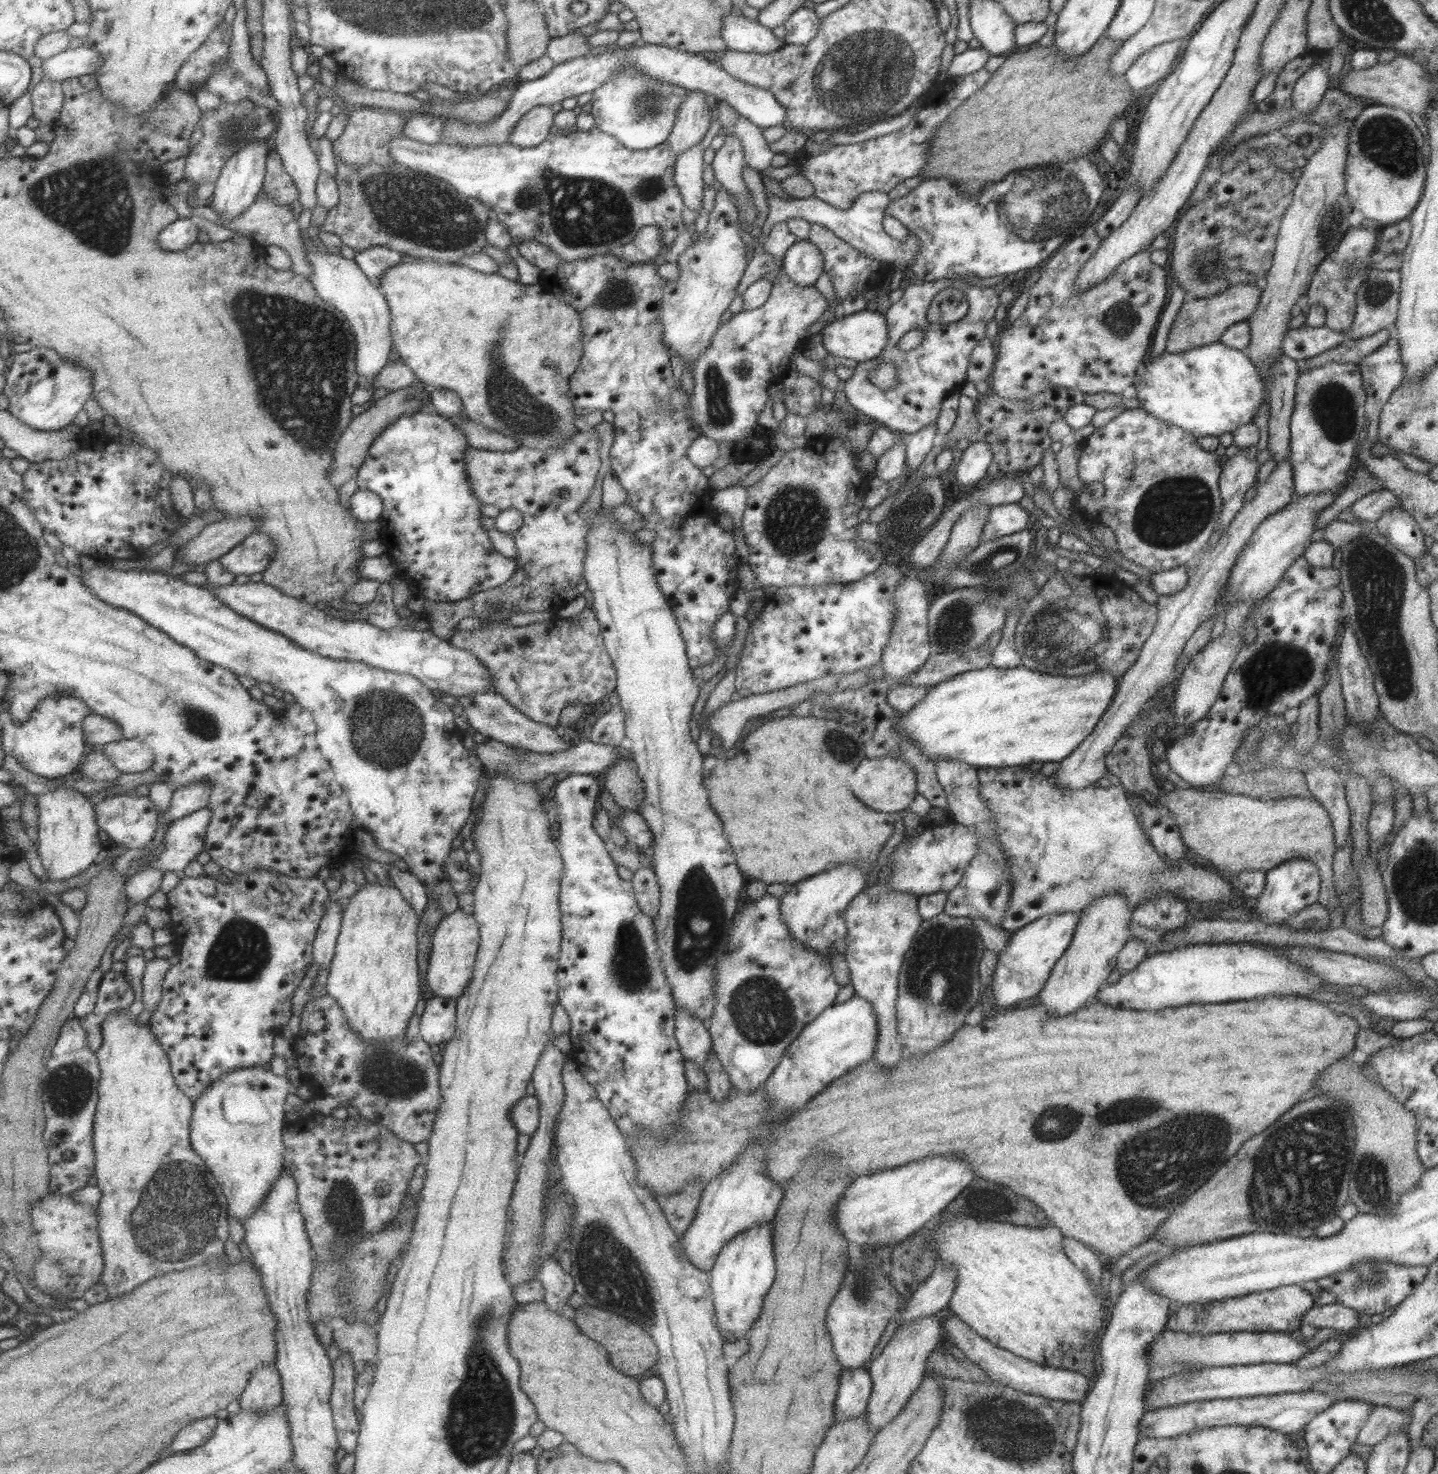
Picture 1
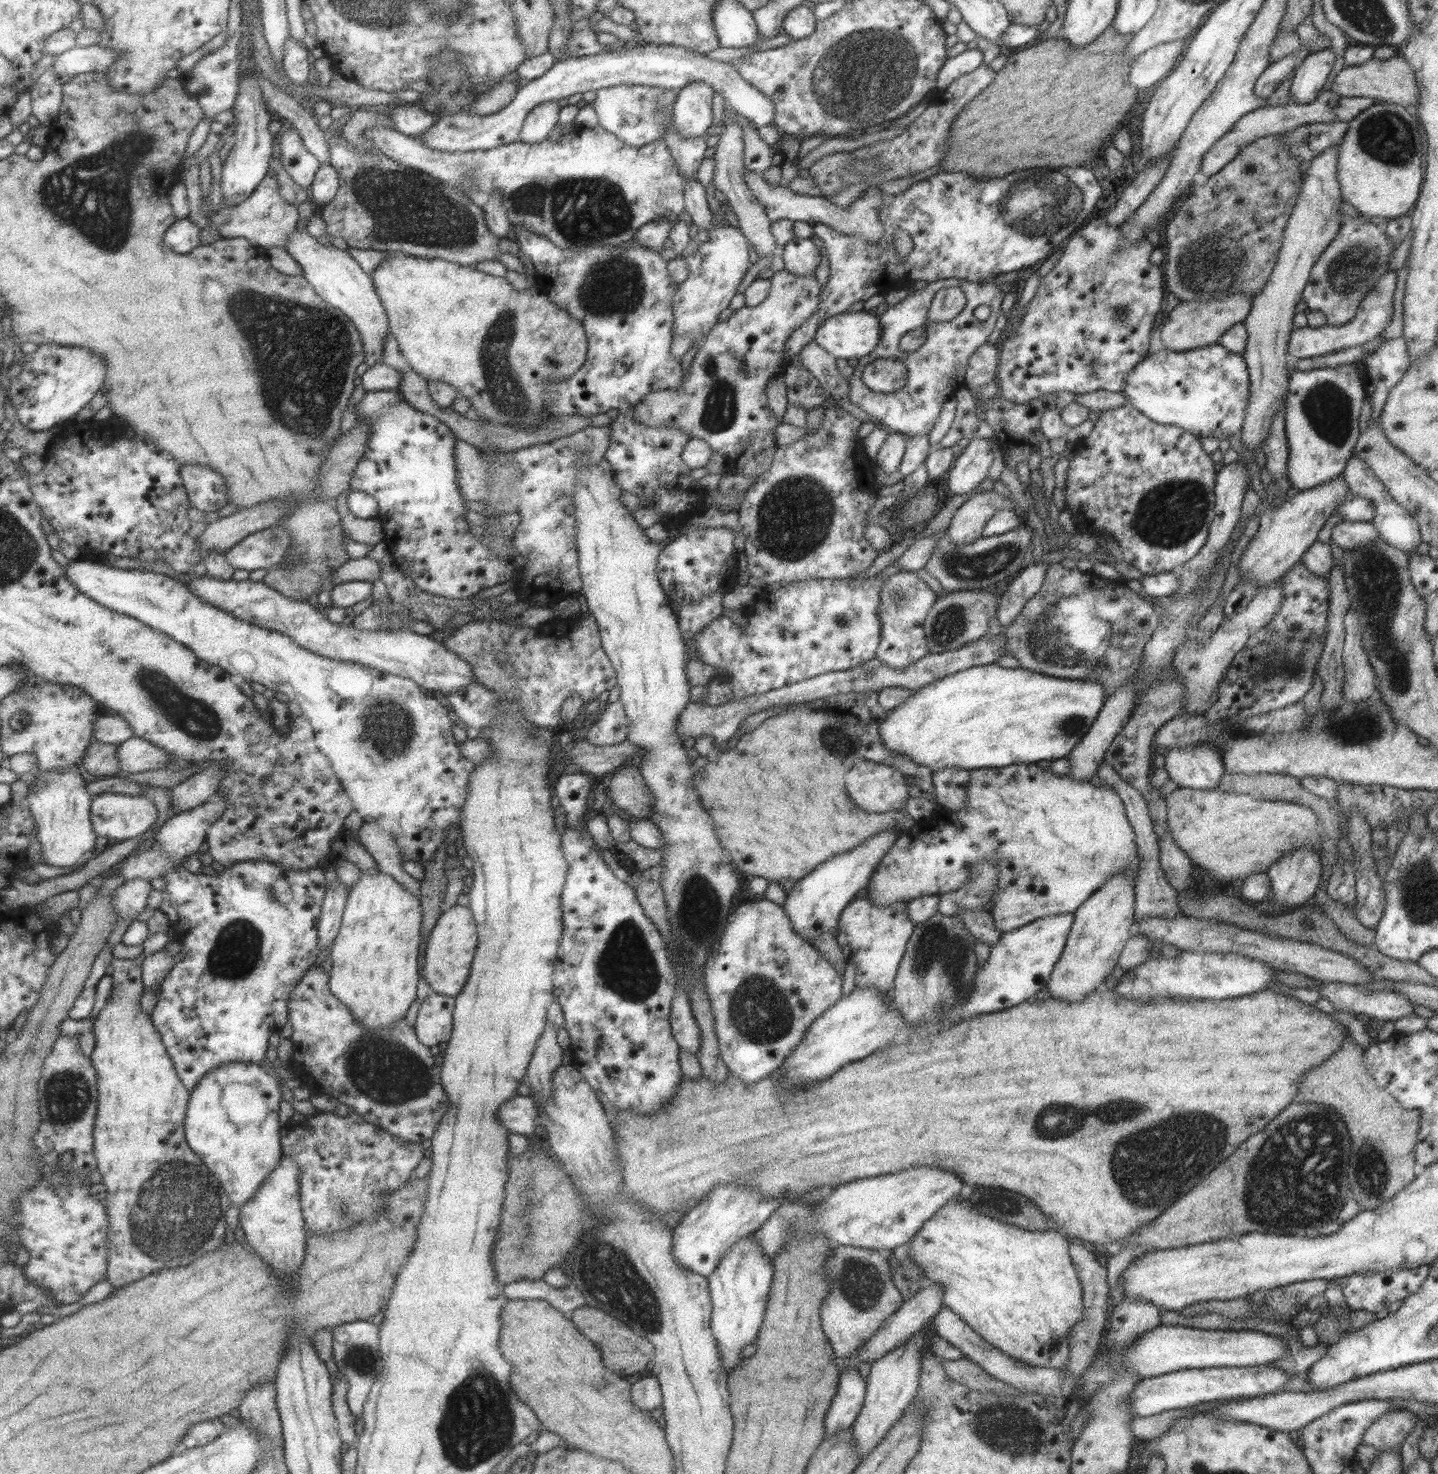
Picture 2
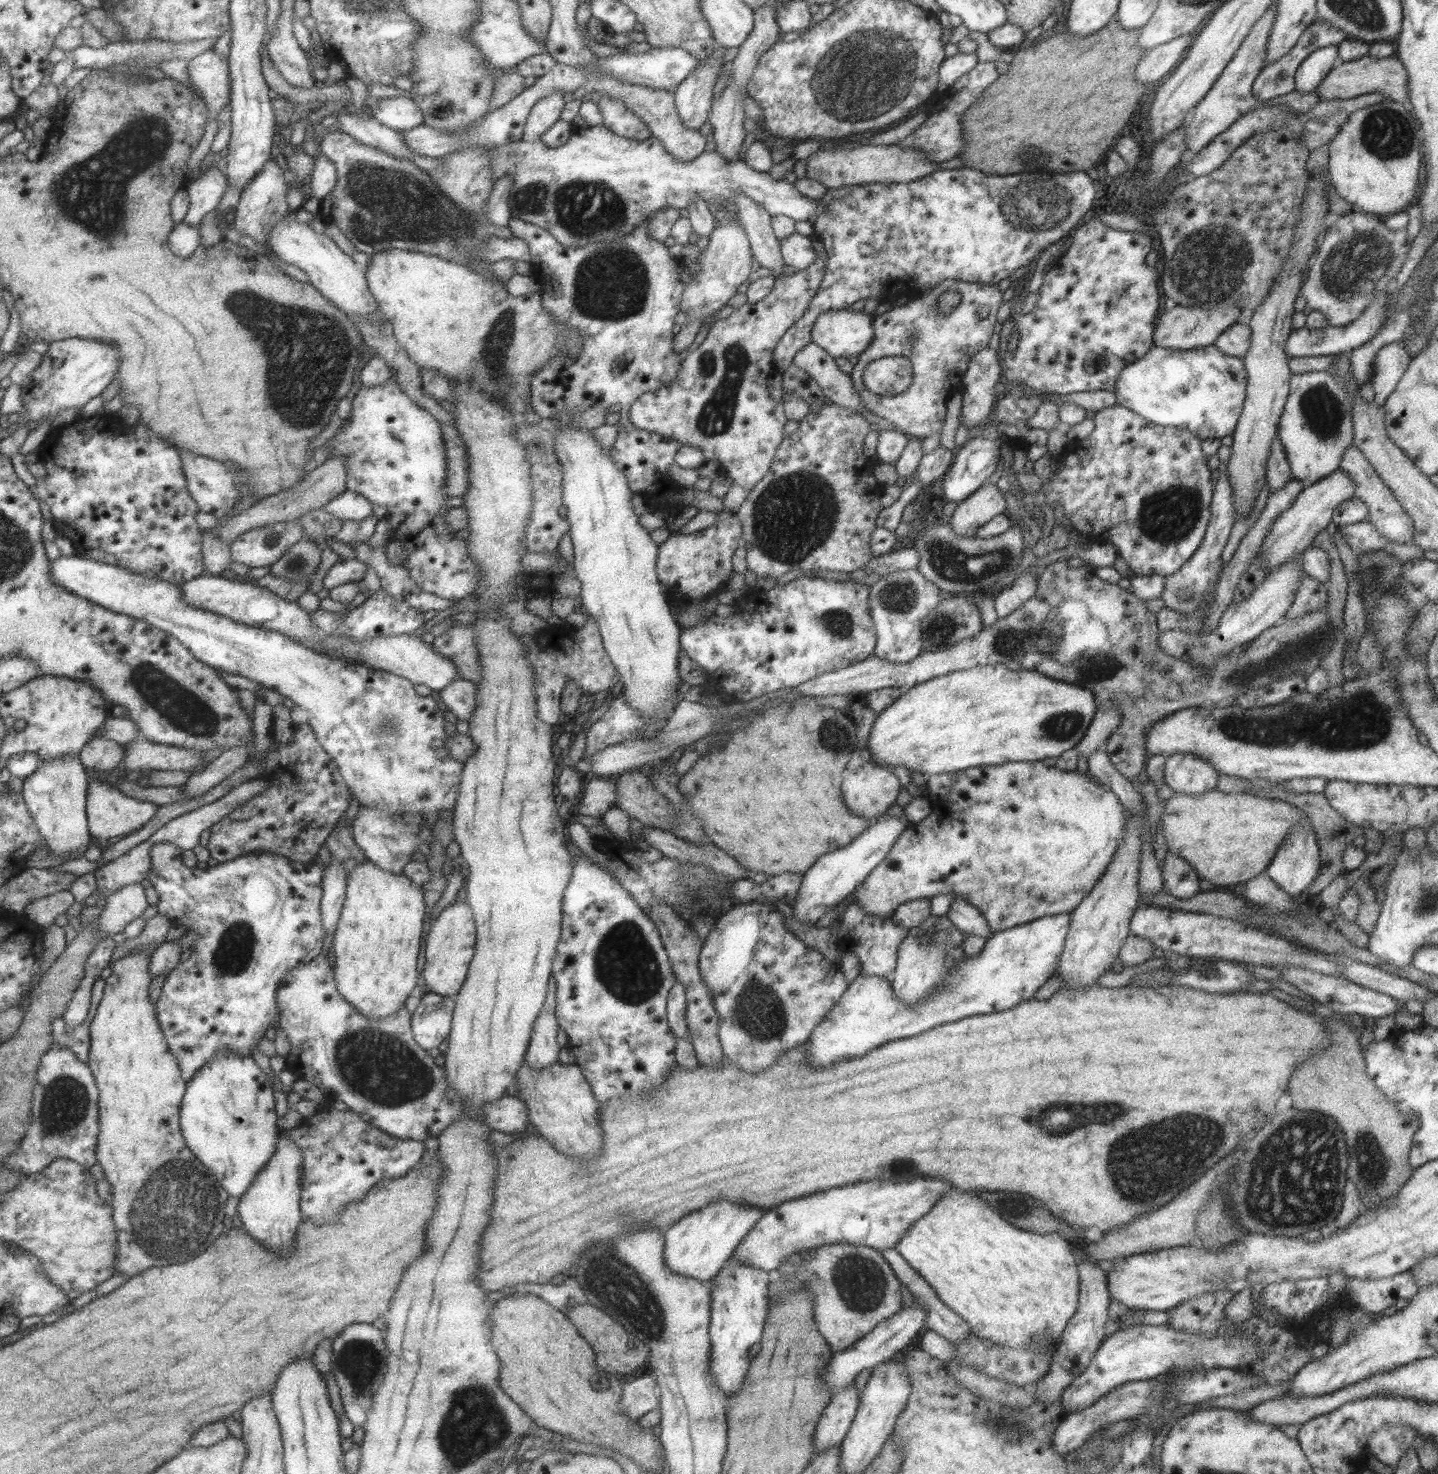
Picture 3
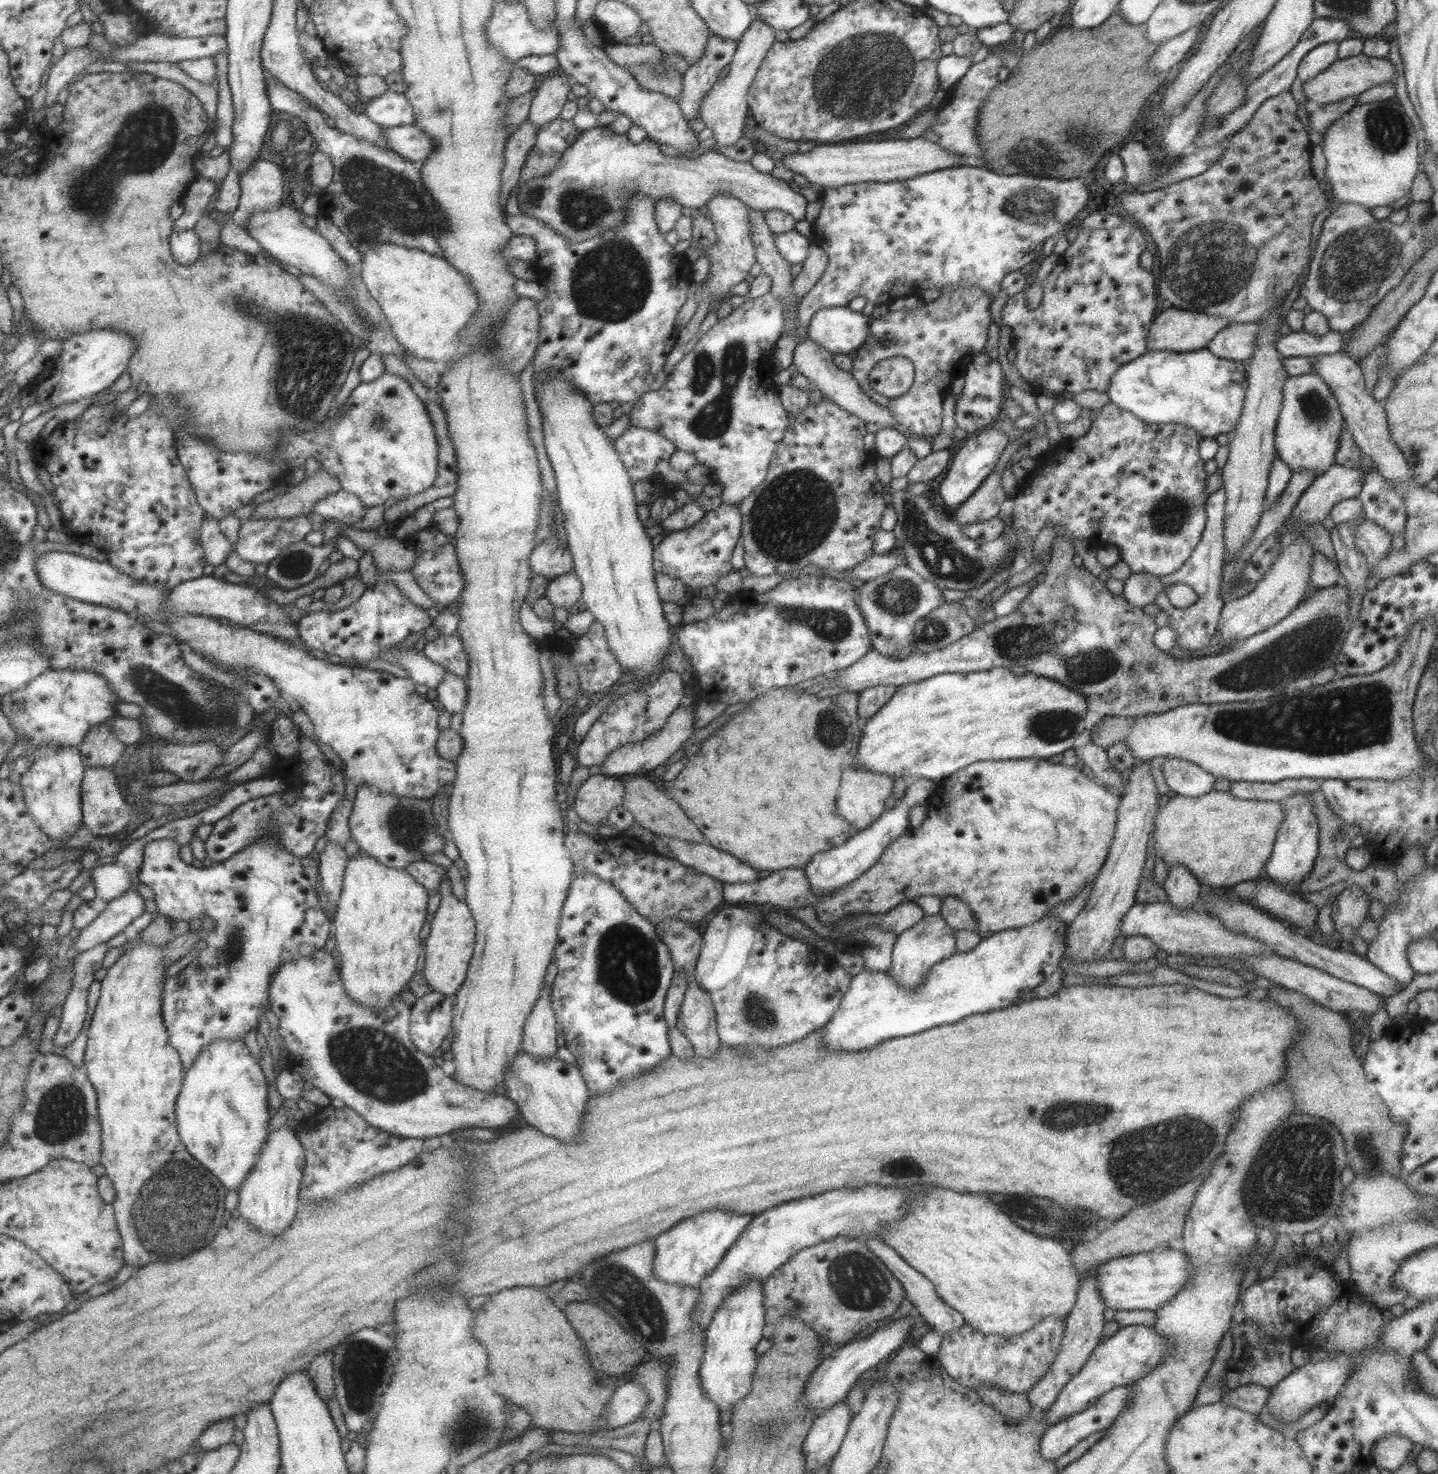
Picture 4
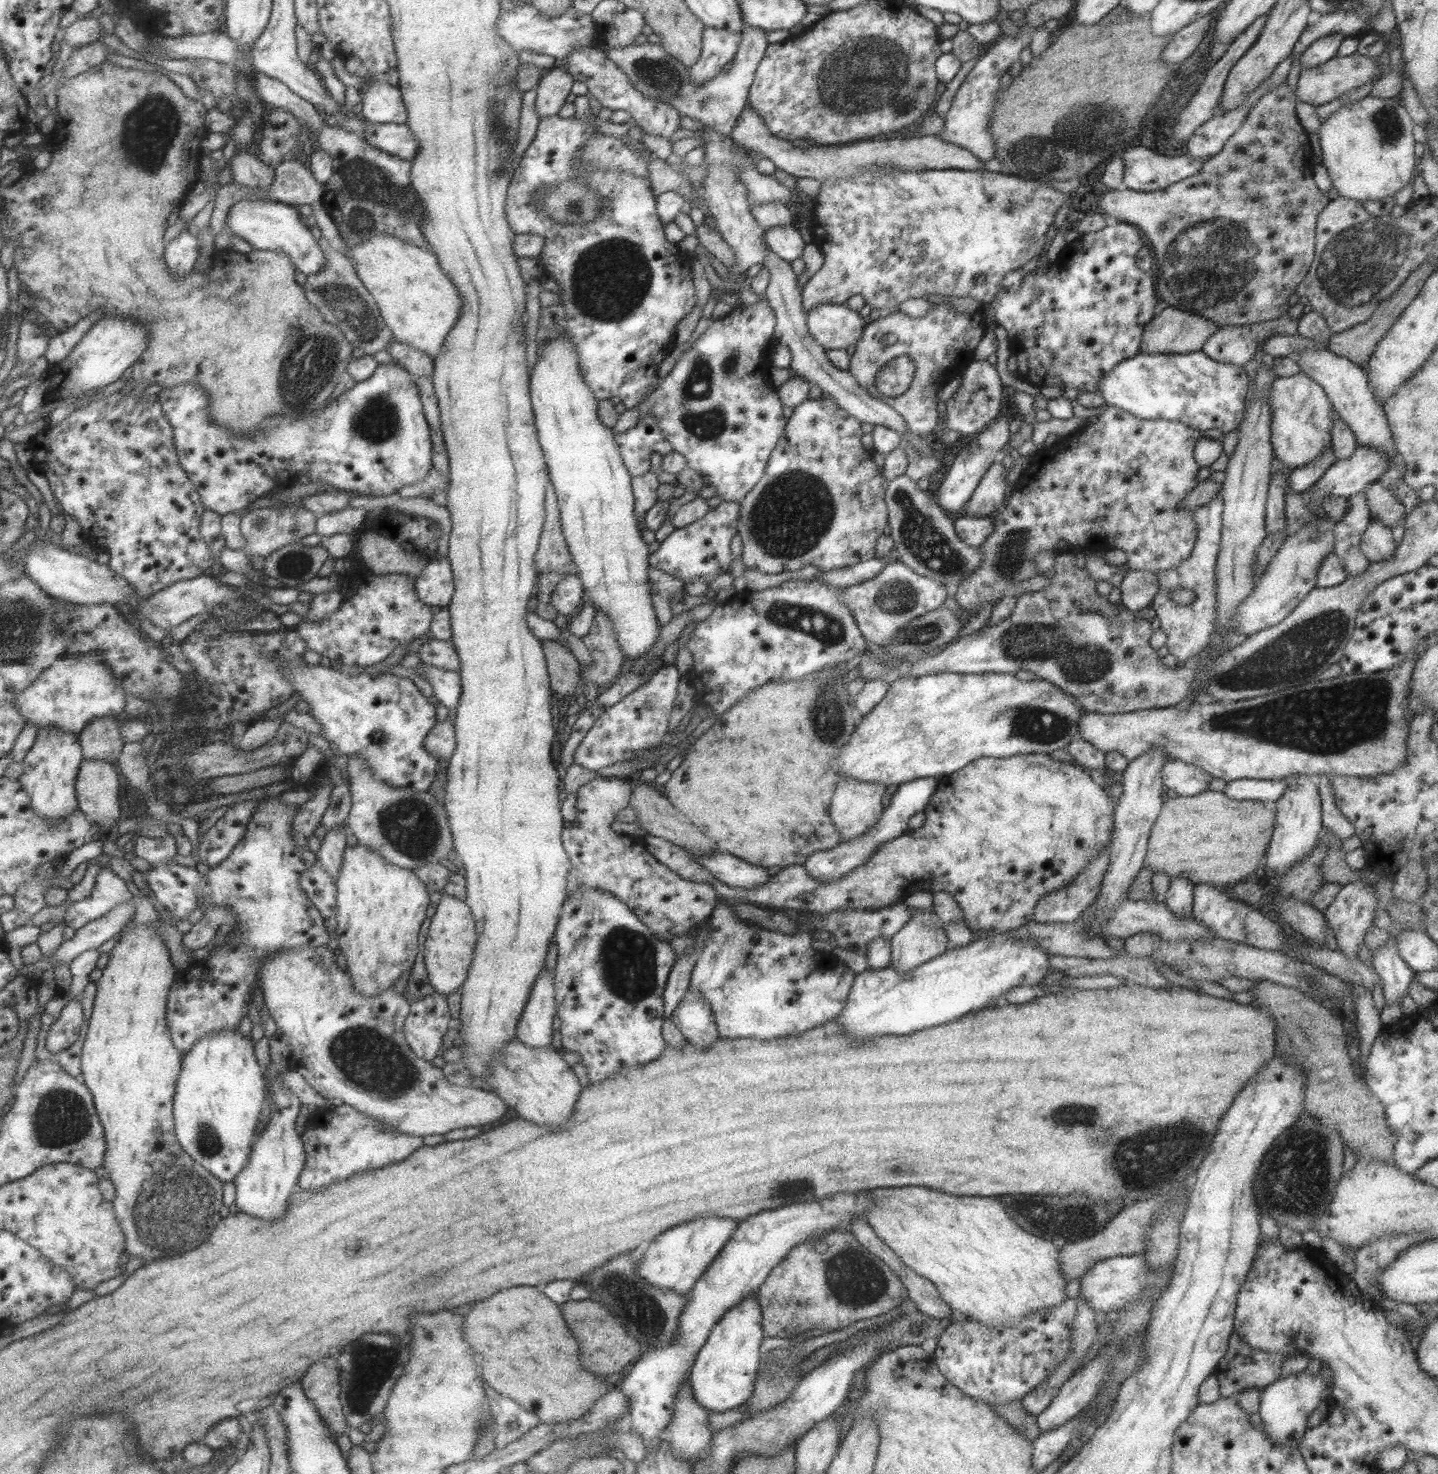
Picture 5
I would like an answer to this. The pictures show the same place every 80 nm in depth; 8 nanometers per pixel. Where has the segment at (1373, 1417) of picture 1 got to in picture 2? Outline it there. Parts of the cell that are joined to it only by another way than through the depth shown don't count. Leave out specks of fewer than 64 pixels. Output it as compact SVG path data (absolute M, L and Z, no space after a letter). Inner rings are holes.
M1406 1409L1390 1410L1372 1422L1361 1437L1362 1444L1369 1444L1380 1453L1397 1451L1412 1432L1418 1416Z

